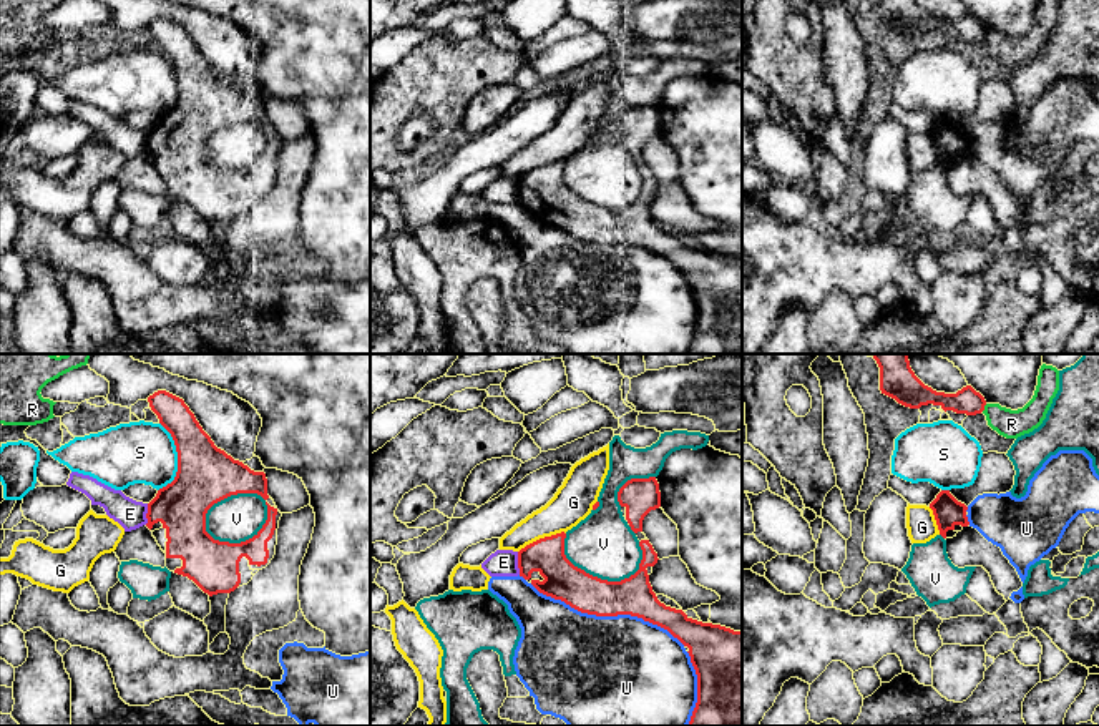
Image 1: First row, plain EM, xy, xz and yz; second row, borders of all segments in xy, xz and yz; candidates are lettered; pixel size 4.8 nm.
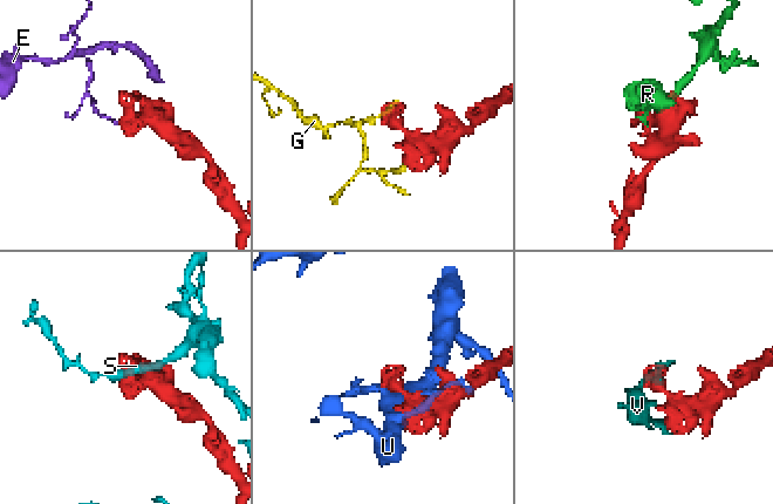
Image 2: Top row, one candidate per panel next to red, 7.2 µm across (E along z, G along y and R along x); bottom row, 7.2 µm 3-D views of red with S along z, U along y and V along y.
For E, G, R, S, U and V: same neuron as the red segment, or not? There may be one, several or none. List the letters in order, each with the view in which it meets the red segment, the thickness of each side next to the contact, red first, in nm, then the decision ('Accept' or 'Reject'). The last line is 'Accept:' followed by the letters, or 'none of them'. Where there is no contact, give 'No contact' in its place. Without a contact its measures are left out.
E: Touches red in xz. Thickness 180 nm (red) against 130 nm. Reject
G: Touches red in xz. Thickness 180 nm (red) against 190 nm. Reject
R: Touches red in yz. Thickness 130 nm (red) against 140 nm. Reject
S: Touches red in xy. Thickness 280 nm (red) against 300 nm. Reject
U: Touches red in xz. Thickness 190 nm (red) against 500 nm. Reject
V: Touches red in xy. Thickness 240 nm (red) against 220 nm. Reject
Accept: none of them

